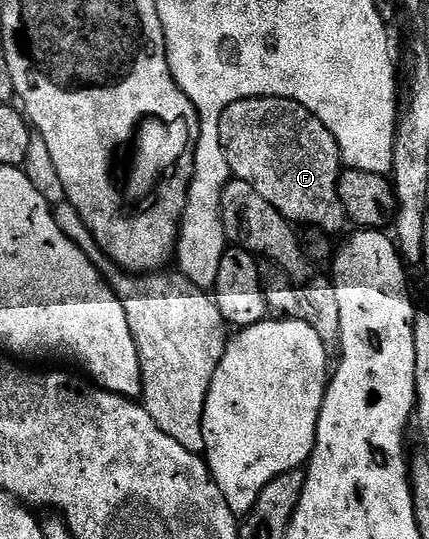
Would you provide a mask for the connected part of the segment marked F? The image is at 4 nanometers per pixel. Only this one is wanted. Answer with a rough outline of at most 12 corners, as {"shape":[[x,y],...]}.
{"shape":[[288,98],[237,100],[232,175],[282,218],[348,225],[339,145]]}

